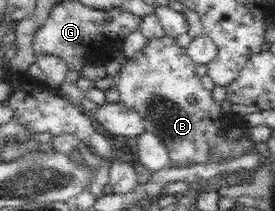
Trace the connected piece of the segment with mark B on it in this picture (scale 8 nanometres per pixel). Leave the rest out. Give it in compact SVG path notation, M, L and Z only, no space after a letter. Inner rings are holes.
M161 36L149 38L132 57L127 57L126 66L118 73L118 86L122 104L134 109L143 120L145 130L156 133L170 151L170 162L192 162L207 163L209 154L219 154L226 157L236 157L244 154L253 147L253 142L248 141L246 135L242 136L239 143L225 143L222 140L223 131L229 127L240 127L240 130L247 130L246 124L243 124L242 117L232 113L223 117L220 113L219 103L212 100L211 92L204 89L201 81L194 73L195 62L188 56L187 48L179 46L176 39L171 36ZM190 97L195 97L195 103L190 102Z

